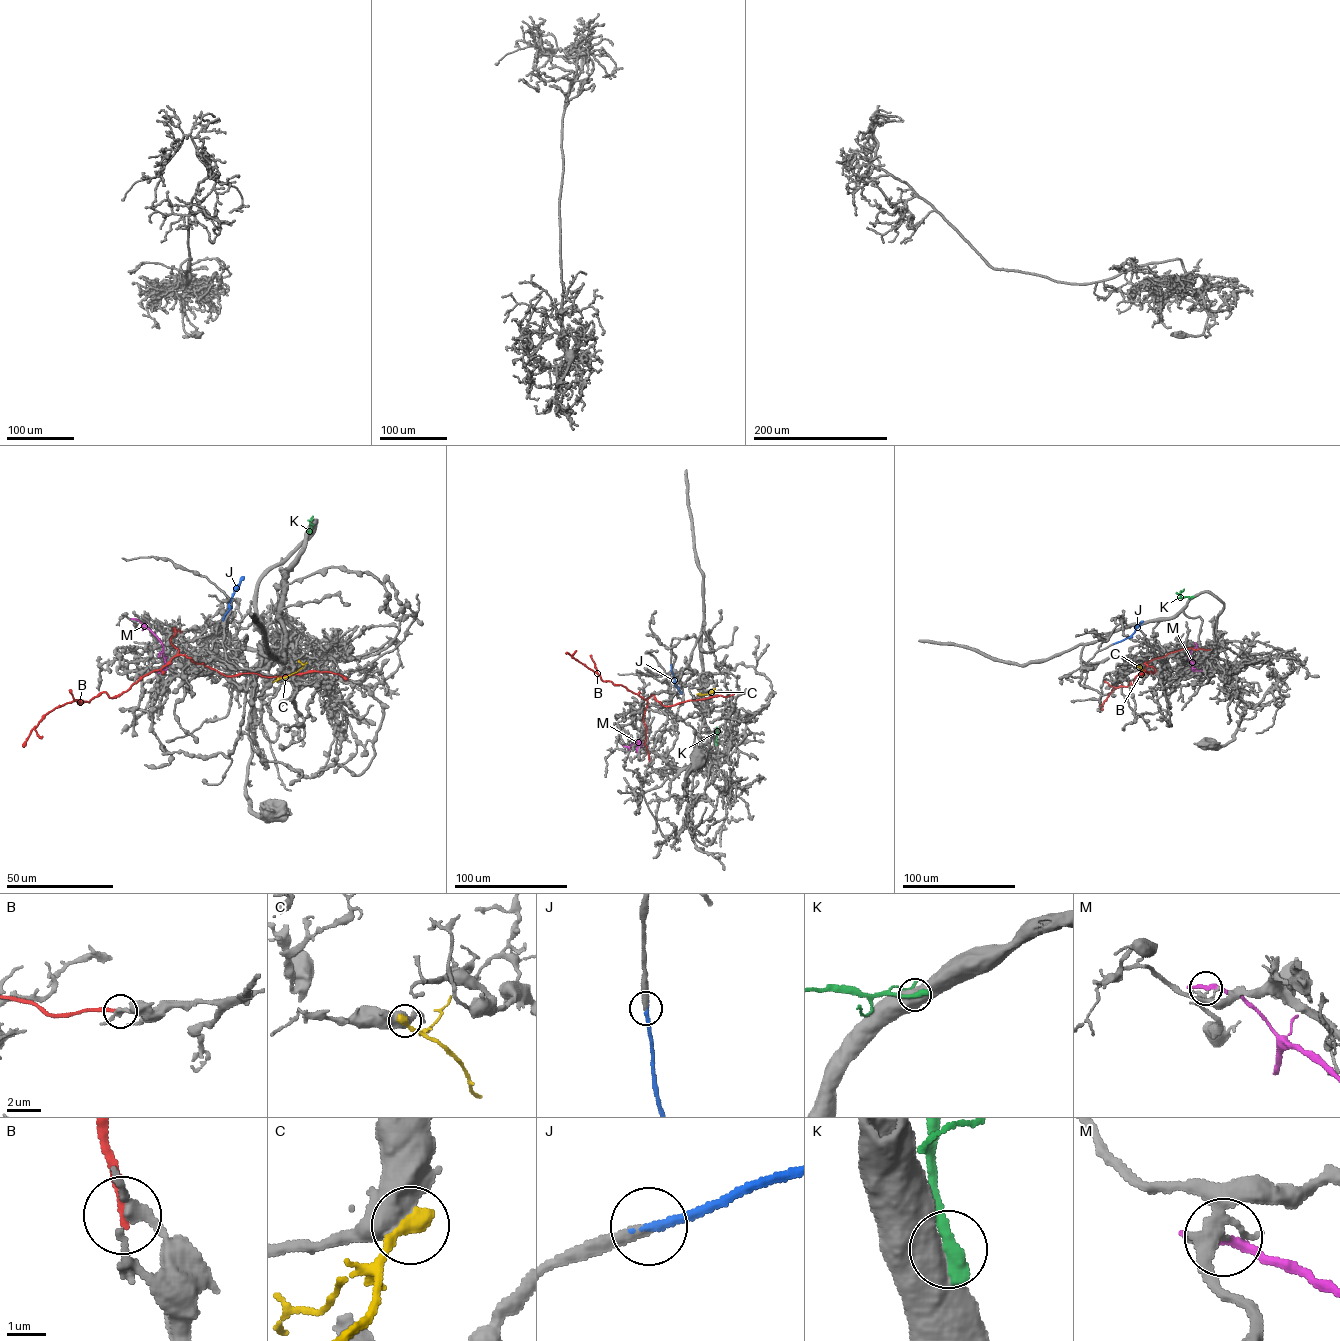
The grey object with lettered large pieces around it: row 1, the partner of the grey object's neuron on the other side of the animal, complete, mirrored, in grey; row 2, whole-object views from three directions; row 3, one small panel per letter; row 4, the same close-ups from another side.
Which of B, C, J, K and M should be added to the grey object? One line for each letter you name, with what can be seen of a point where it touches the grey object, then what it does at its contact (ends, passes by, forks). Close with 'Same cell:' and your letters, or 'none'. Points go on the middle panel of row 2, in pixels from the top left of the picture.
J: Touches grey at (671, 665). It ends there
Same cell: J

